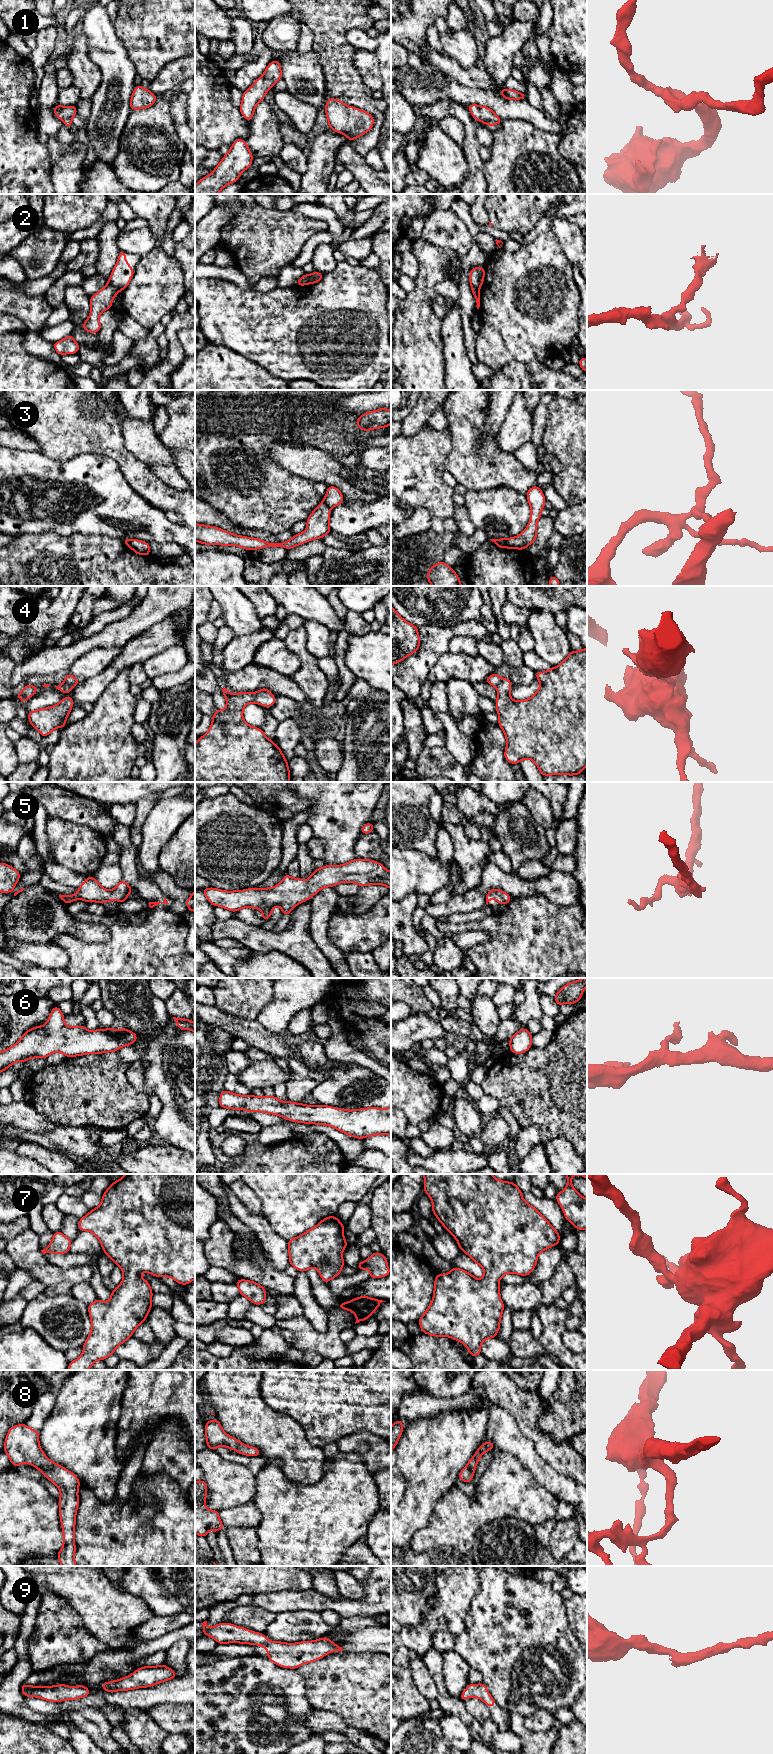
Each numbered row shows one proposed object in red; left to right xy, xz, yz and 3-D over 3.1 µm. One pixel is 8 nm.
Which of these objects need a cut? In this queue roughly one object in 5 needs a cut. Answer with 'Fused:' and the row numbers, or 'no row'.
Fused: 2, 3, 4

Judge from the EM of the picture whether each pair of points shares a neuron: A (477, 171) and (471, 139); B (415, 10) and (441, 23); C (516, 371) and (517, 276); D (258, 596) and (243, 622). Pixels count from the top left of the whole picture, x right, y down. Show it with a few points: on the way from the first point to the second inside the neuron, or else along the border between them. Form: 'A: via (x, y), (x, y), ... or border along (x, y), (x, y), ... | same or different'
A: via (475, 163), (471, 147) | same
B: border along (445, 18), (438, 17), (434, 25) | different
C: border along (539, 356), (526, 363), (511, 361), (496, 370) | different
D: border along (244, 596), (254, 606), (255, 613), (261, 619) | different

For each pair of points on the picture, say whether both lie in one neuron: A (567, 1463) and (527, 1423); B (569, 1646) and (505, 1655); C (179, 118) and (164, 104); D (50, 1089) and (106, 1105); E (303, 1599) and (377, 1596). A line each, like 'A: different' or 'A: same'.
A: same
B: same
C: different
D: same
E: same

